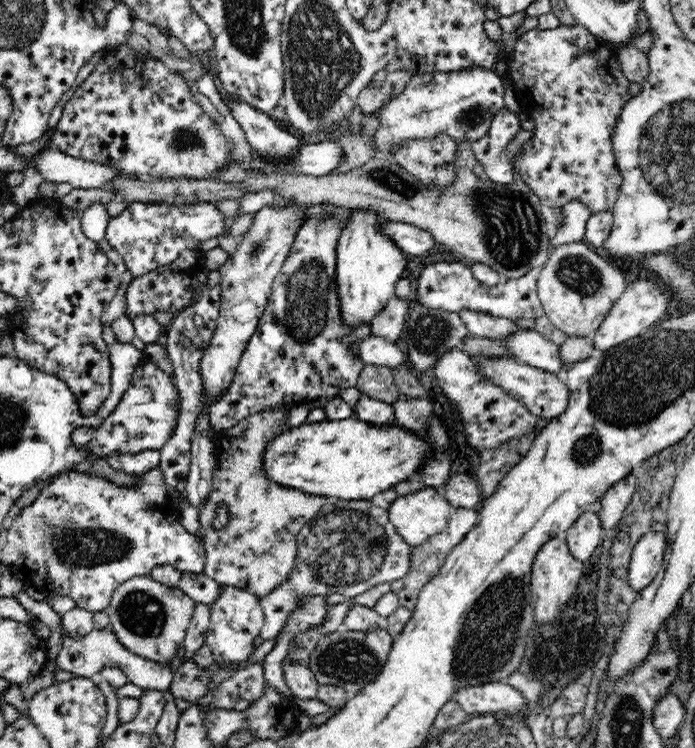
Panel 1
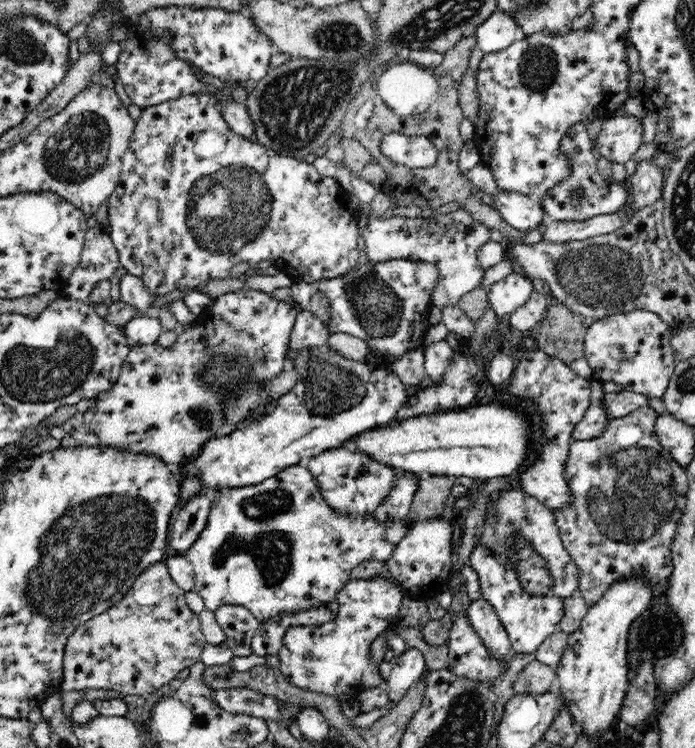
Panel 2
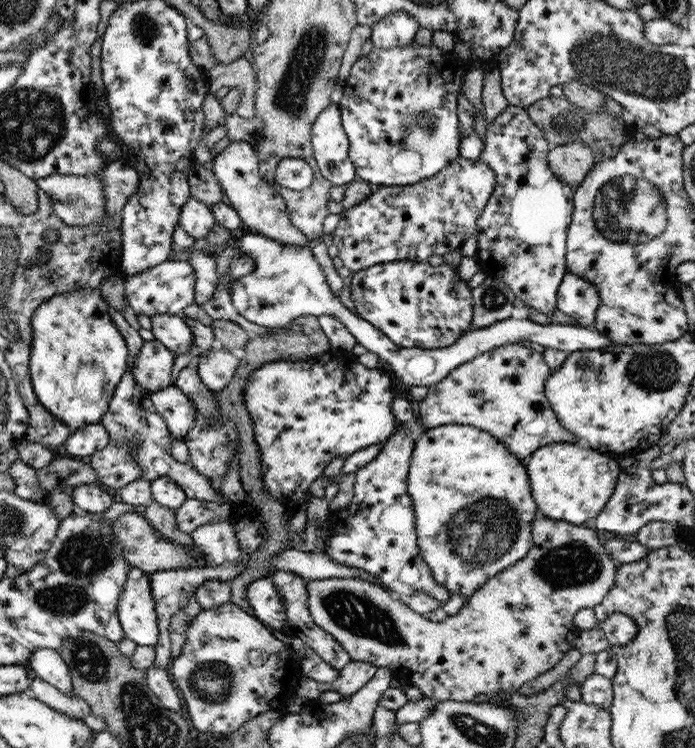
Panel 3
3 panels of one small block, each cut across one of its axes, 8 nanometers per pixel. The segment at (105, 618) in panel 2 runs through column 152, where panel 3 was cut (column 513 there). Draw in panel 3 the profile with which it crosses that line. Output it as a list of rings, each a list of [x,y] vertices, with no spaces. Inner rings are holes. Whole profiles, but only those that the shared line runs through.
[[[548,517],[544,519],[533,518],[531,522],[532,548],[528,554],[517,560],[513,566],[509,566],[489,578],[468,600],[467,603],[460,608],[455,614],[448,614],[445,620],[440,622],[432,622],[427,620],[425,616],[414,612],[407,605],[405,599],[390,593],[384,586],[380,586],[374,582],[360,580],[359,578],[332,578],[324,580],[309,580],[305,587],[308,593],[308,611],[313,621],[323,628],[328,634],[331,634],[351,656],[352,660],[362,660],[369,662],[374,666],[388,668],[391,670],[392,676],[398,678],[404,684],[410,683],[417,686],[423,696],[432,698],[434,701],[453,700],[453,701],[474,701],[478,696],[497,696],[497,692],[508,691],[514,692],[520,689],[523,684],[534,680],[540,674],[544,674],[547,670],[553,668],[566,652],[575,648],[574,642],[577,637],[578,628],[574,626],[573,618],[578,610],[582,608],[596,608],[602,602],[602,599],[611,590],[615,581],[615,574],[619,563],[607,553],[603,547],[603,541],[598,539],[596,531],[581,527],[576,524],[570,524],[564,520],[552,520]]]

